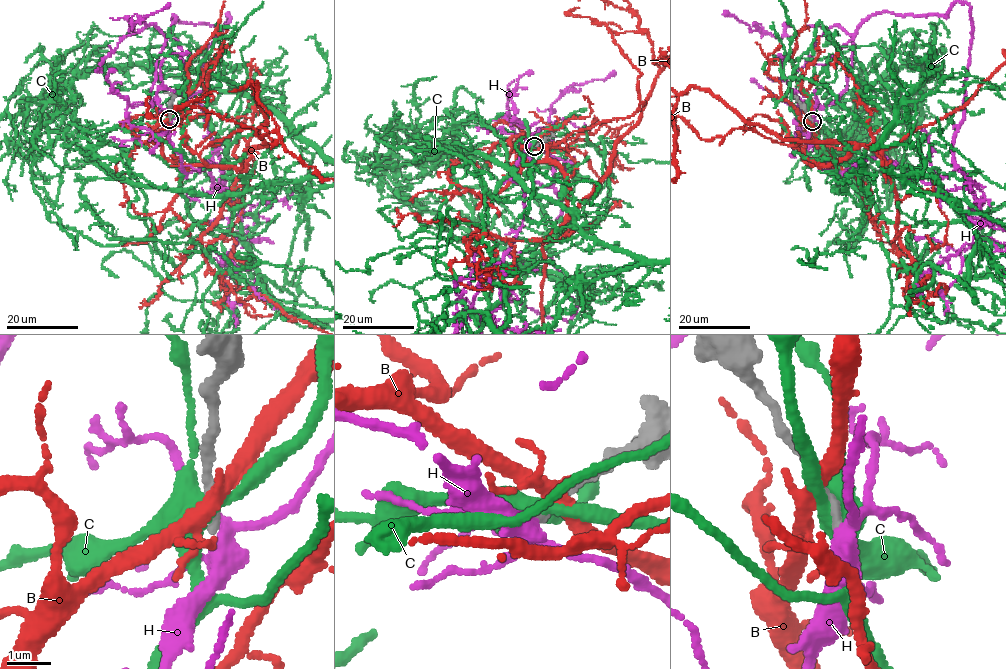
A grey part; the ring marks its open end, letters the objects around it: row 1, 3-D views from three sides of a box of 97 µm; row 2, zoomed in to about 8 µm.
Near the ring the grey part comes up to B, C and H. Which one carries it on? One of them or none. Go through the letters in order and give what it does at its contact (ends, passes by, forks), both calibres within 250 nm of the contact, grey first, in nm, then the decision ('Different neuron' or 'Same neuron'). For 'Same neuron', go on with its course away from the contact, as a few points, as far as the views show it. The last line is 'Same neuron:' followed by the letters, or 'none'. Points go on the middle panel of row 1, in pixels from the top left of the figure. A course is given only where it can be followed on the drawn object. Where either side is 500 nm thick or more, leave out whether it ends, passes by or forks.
B: It passes by. Thickness 260 nm (grey) against 360 nm. Different neuron
C: It forks there. Thickness 240 nm (grey) against 420 nm. Different neuron
H: It forks there. Thickness 190 nm (grey) against 320 nm. Different neuron
Same neuron: none

